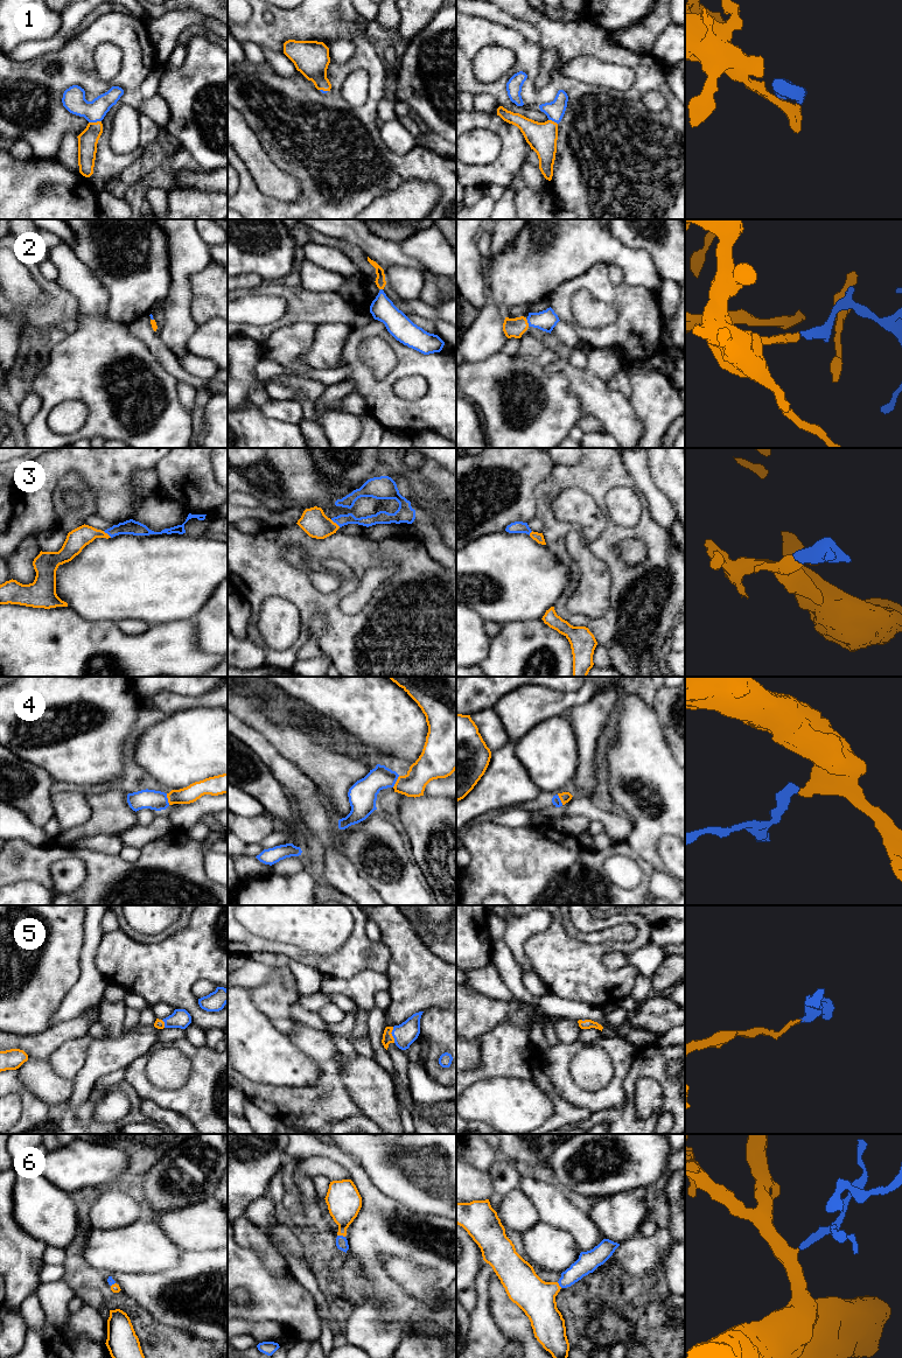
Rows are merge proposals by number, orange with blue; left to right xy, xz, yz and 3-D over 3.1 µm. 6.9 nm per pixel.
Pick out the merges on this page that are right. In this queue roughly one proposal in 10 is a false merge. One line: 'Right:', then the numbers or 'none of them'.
Right: 1, 2, 3, 4, 5, 6

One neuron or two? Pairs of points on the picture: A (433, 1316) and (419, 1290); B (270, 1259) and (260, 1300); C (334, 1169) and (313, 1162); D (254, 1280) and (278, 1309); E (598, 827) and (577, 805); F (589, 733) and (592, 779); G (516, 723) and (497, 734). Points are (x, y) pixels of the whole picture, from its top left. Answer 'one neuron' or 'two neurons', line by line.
A: two neurons
B: two neurons
C: one neuron
D: one neuron
E: two neurons
F: one neuron
G: two neurons

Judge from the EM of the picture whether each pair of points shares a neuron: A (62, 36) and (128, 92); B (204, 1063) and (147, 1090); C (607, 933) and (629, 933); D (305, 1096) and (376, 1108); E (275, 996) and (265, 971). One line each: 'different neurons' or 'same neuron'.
A: different neurons
B: same neuron
C: same neuron
D: different neurons
E: different neurons

